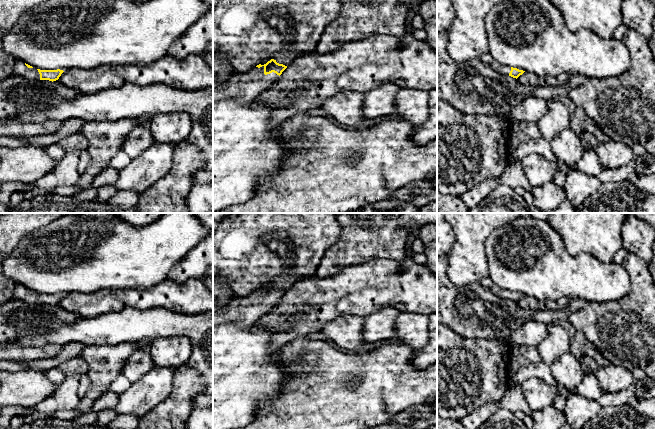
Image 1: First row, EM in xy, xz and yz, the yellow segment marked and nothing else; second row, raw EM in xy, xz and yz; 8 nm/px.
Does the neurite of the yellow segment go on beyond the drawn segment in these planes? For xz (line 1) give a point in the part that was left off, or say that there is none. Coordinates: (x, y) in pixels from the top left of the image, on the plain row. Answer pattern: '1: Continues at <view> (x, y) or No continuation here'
1: Continues at xz (247, 310)

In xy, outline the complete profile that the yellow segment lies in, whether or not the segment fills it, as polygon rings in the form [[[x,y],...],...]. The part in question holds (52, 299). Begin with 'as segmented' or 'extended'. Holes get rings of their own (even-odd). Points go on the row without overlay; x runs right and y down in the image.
extended; [[[19,284],[16,285],[13,292],[13,299],[22,300],[29,304],[49,304],[52,306],[58,304],[63,296],[64,295],[60,293],[57,294],[36,293]]]

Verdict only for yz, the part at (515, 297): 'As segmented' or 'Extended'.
Extended

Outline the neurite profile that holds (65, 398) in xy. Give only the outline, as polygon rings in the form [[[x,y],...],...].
[[[67,376],[56,392],[49,398],[43,400],[34,406],[33,412],[22,406],[9,407],[6,409],[7,418],[10,419],[15,415],[22,415],[31,418],[34,414],[53,415],[61,411],[69,411],[75,409],[79,403],[77,390],[79,388],[80,376]]]

